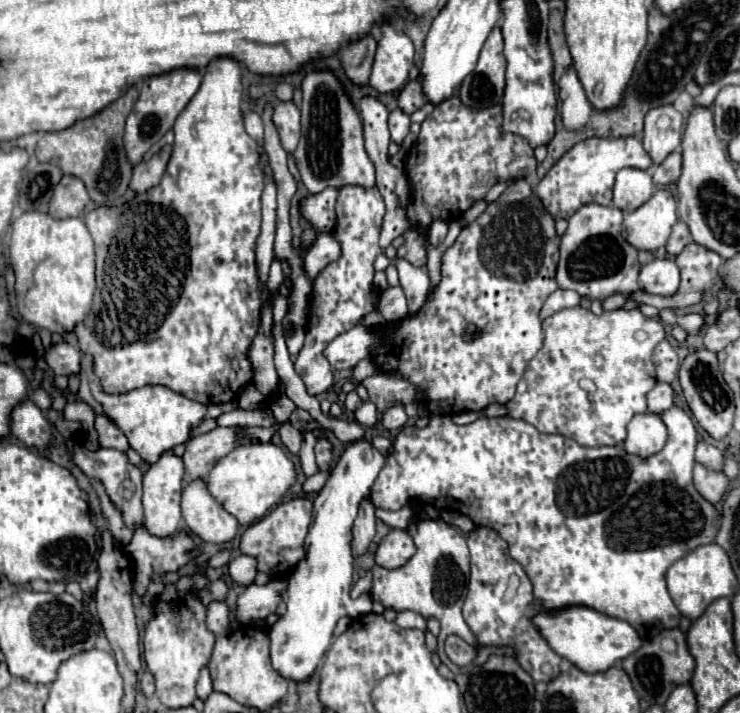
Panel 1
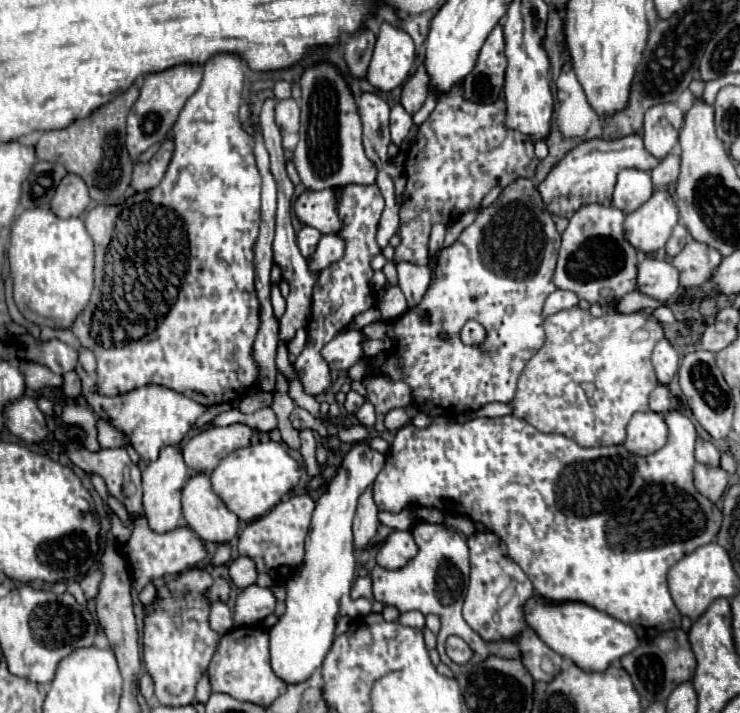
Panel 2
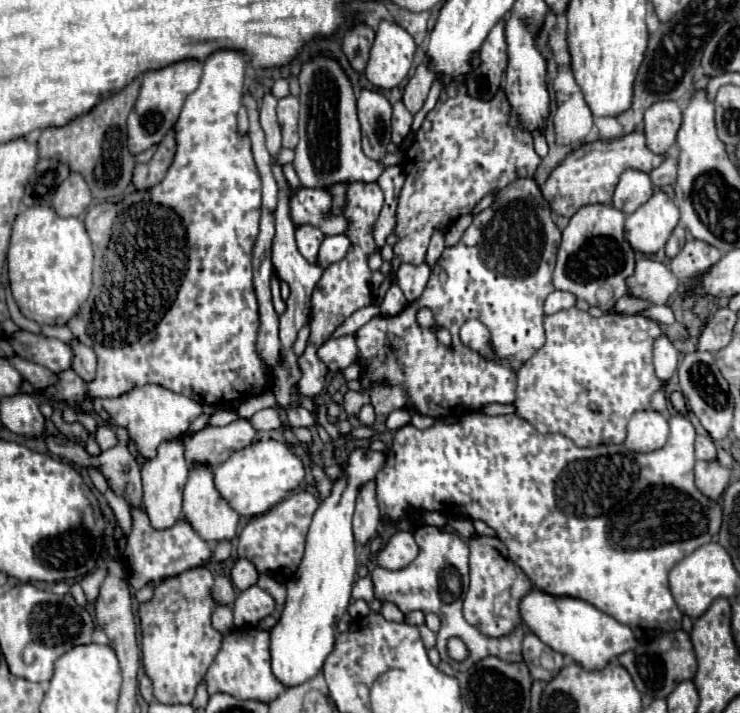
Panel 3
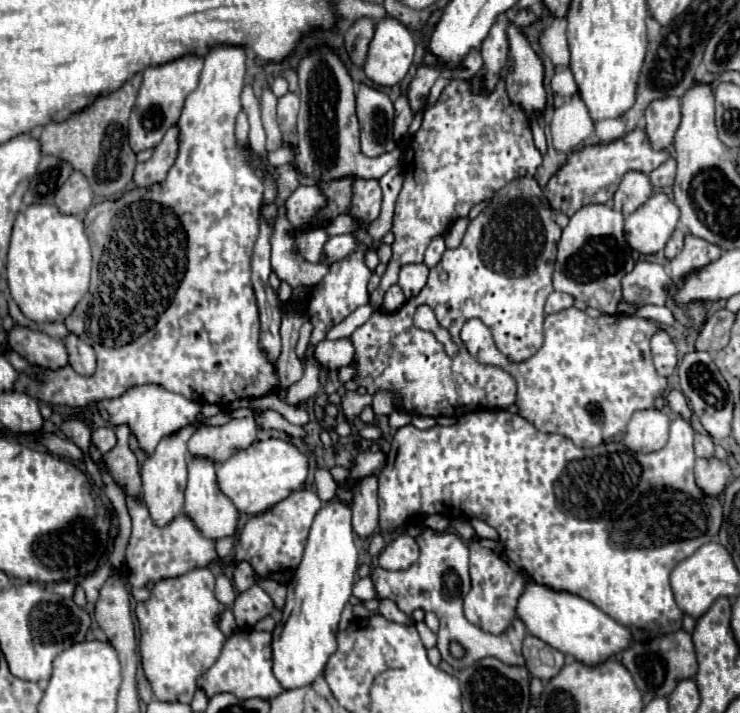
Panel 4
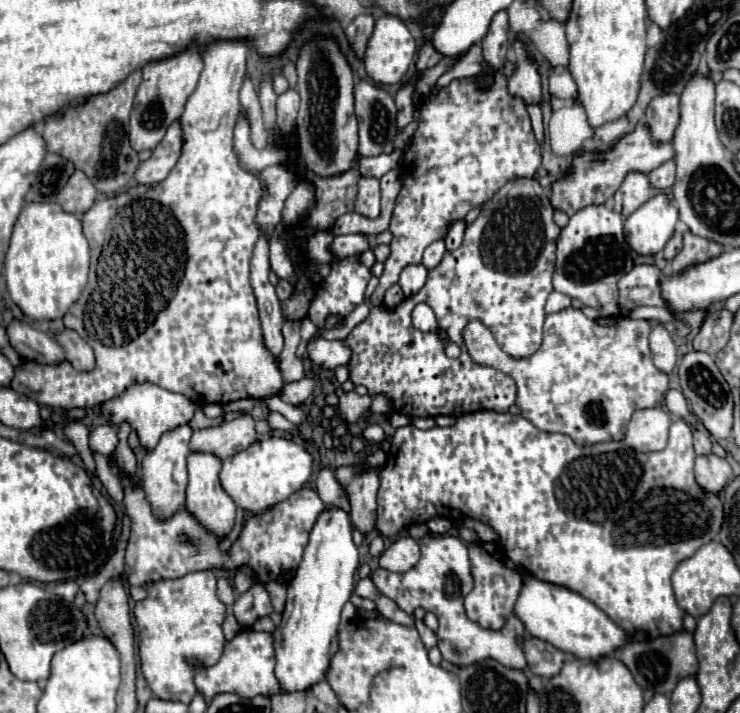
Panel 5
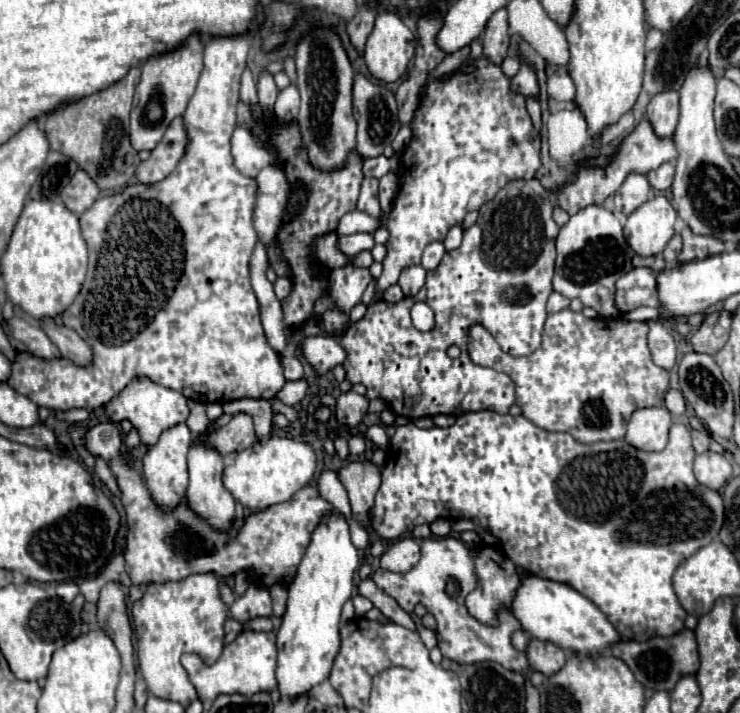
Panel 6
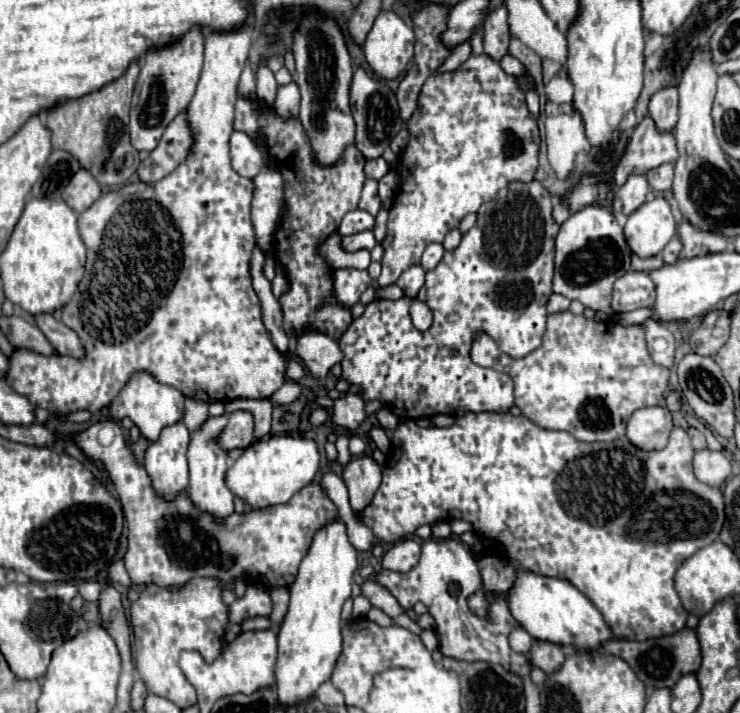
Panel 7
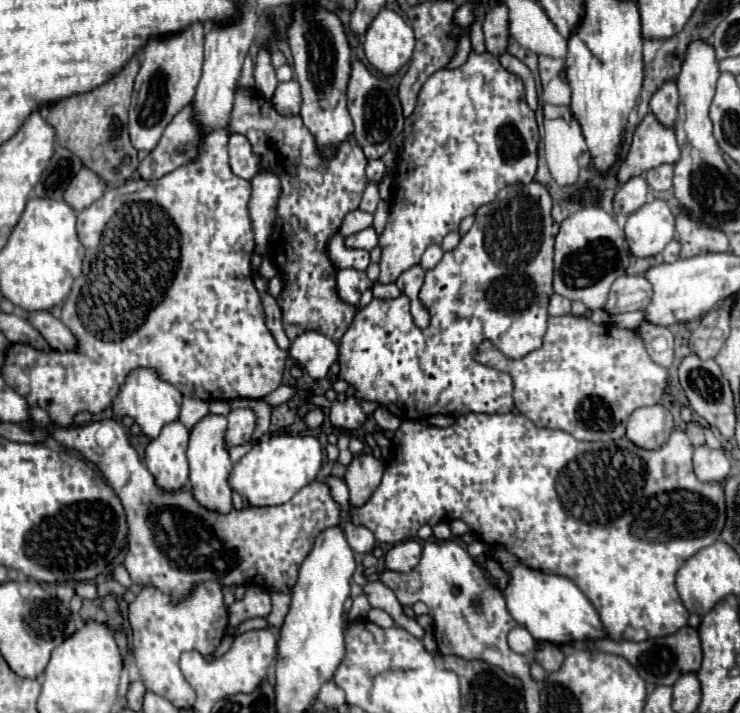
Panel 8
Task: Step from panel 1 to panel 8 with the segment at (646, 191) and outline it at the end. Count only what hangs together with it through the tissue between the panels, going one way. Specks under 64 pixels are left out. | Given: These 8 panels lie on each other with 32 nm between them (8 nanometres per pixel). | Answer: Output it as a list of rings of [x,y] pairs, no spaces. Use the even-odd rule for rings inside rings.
[[[632,176],[626,184],[622,184],[614,196],[616,212],[632,214],[648,200],[648,182],[642,176]]]

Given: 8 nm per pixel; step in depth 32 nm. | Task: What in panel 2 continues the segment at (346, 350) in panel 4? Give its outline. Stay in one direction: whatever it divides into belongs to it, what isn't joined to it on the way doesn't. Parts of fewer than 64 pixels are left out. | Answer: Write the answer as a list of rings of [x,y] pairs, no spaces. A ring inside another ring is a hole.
[[[354,328],[330,340],[322,348],[322,356],[324,360],[328,360],[332,370],[348,370],[350,366],[354,366],[358,360],[364,358],[364,342],[366,336],[362,328]]]

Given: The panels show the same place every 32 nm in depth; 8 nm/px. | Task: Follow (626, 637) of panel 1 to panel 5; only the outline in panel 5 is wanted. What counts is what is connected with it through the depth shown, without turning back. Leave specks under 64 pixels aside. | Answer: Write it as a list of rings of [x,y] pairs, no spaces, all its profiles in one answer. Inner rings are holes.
[[[526,576],[522,592],[518,596],[514,614],[524,622],[528,634],[552,644],[554,648],[568,652],[580,660],[594,662],[600,660],[614,650],[628,644],[628,634],[624,628],[614,624],[600,608],[596,608],[590,600],[568,588],[556,588],[554,584],[540,582],[532,576]]]

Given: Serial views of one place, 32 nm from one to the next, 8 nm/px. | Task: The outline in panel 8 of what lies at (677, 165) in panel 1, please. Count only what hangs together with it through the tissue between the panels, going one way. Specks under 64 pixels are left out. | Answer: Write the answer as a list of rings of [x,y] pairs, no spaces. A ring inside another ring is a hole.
[[[662,164],[658,168],[652,168],[646,174],[646,180],[652,190],[670,190],[672,188],[672,176],[674,176],[674,166],[672,164]]]

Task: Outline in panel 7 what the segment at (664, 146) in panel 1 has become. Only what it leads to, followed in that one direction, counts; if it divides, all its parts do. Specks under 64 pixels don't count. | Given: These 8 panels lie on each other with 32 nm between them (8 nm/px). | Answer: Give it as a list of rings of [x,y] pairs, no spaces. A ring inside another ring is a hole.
[[[664,88],[664,92],[656,92],[650,100],[648,116],[656,122],[660,132],[672,132],[678,120],[678,90]]]

